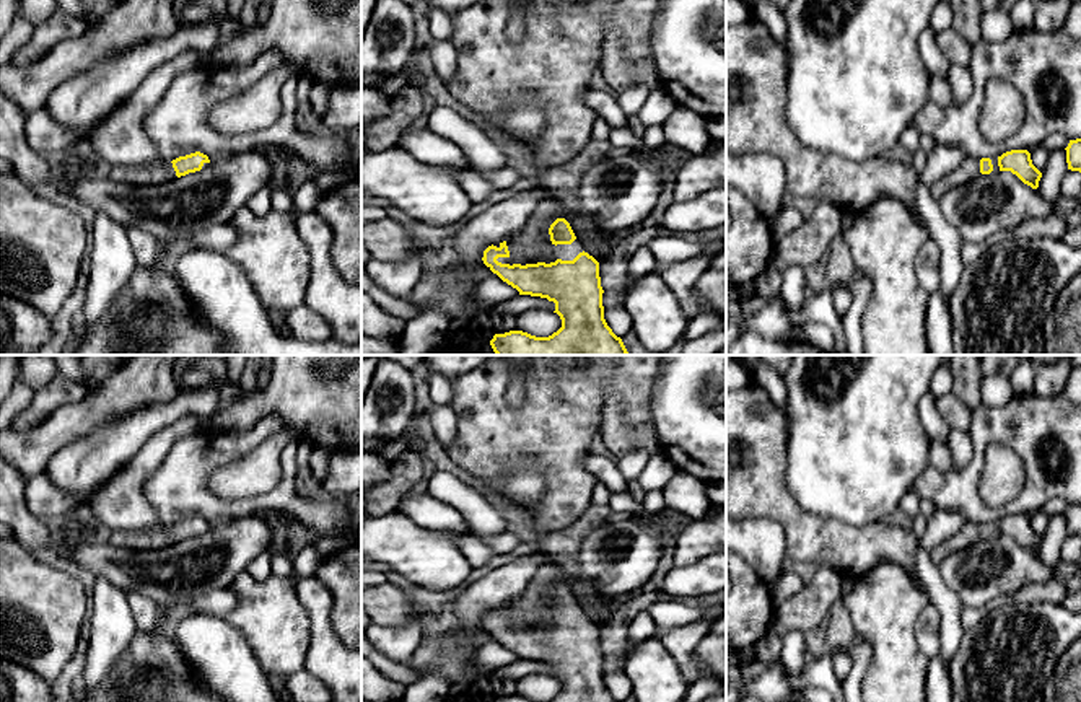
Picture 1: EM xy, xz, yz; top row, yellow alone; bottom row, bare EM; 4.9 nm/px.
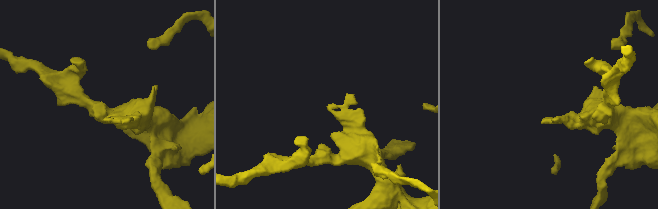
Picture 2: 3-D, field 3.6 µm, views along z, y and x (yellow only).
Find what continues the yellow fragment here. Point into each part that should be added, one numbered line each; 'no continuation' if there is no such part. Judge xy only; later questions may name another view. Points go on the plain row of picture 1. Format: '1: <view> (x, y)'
1: xy (161, 536)

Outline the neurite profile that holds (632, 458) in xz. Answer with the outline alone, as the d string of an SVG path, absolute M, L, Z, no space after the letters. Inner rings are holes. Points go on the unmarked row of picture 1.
M651 381L646 386L643 396L635 404L630 404L632 410L635 412L635 419L628 423L627 438L615 456L617 467L622 472L627 484L638 480L648 459L651 458L650 451L638 443L635 430L638 428L638 422L643 417L641 410L646 407L653 388L654 383Z

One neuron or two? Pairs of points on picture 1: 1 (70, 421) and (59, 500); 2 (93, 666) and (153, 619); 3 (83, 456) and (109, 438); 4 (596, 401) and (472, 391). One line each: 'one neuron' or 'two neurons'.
1: two neurons
2: two neurons
3: one neuron
4: one neuron

